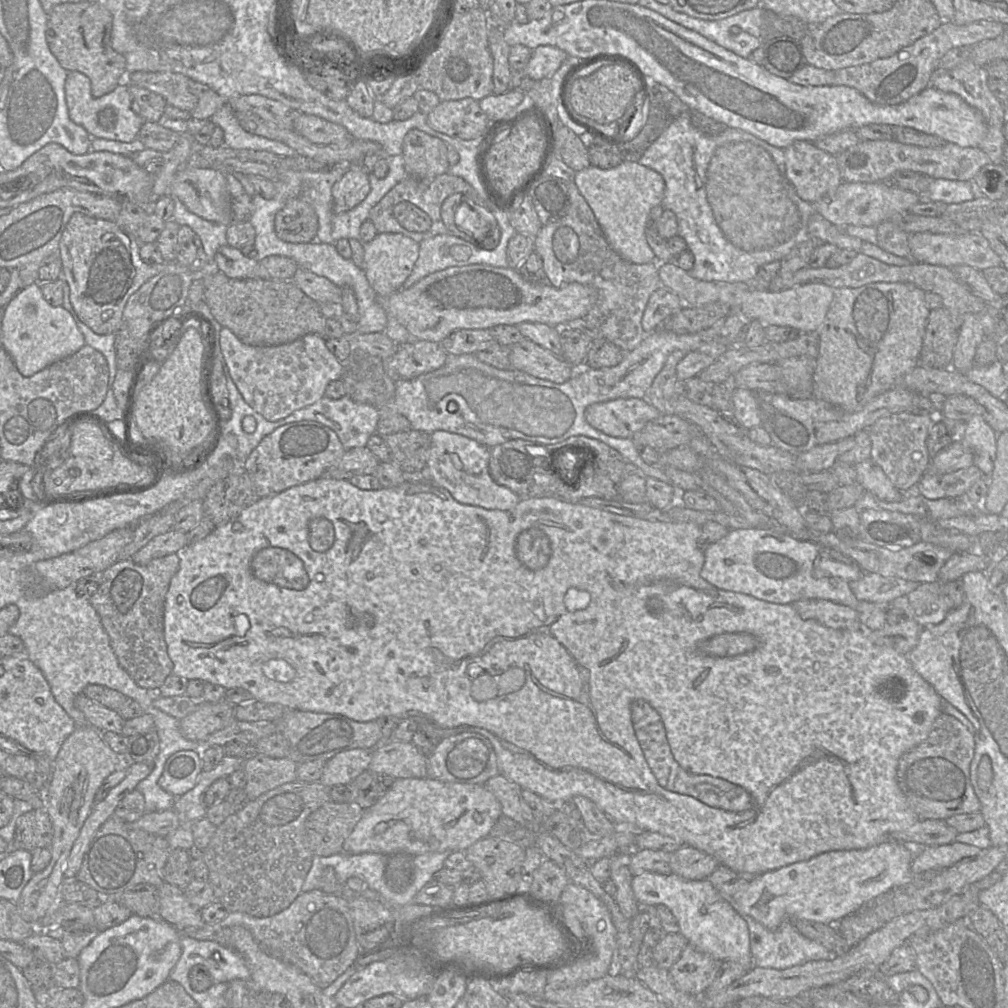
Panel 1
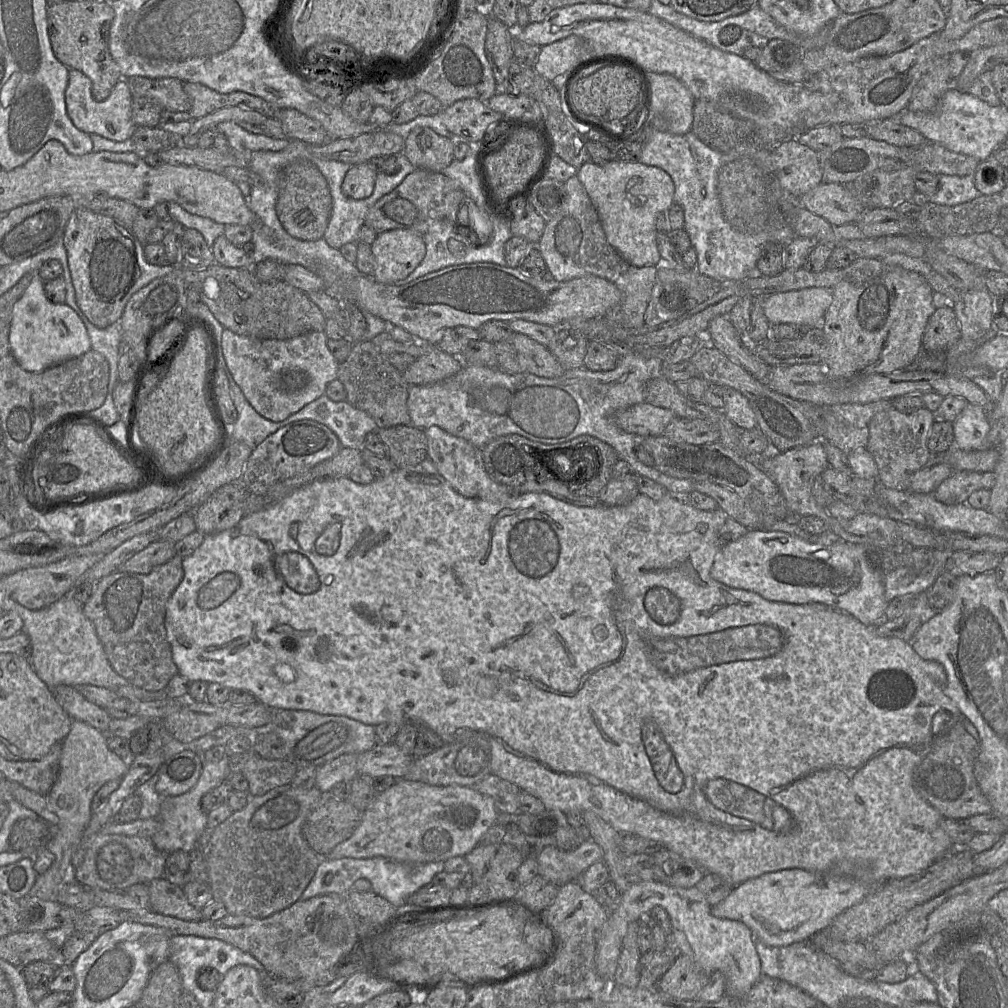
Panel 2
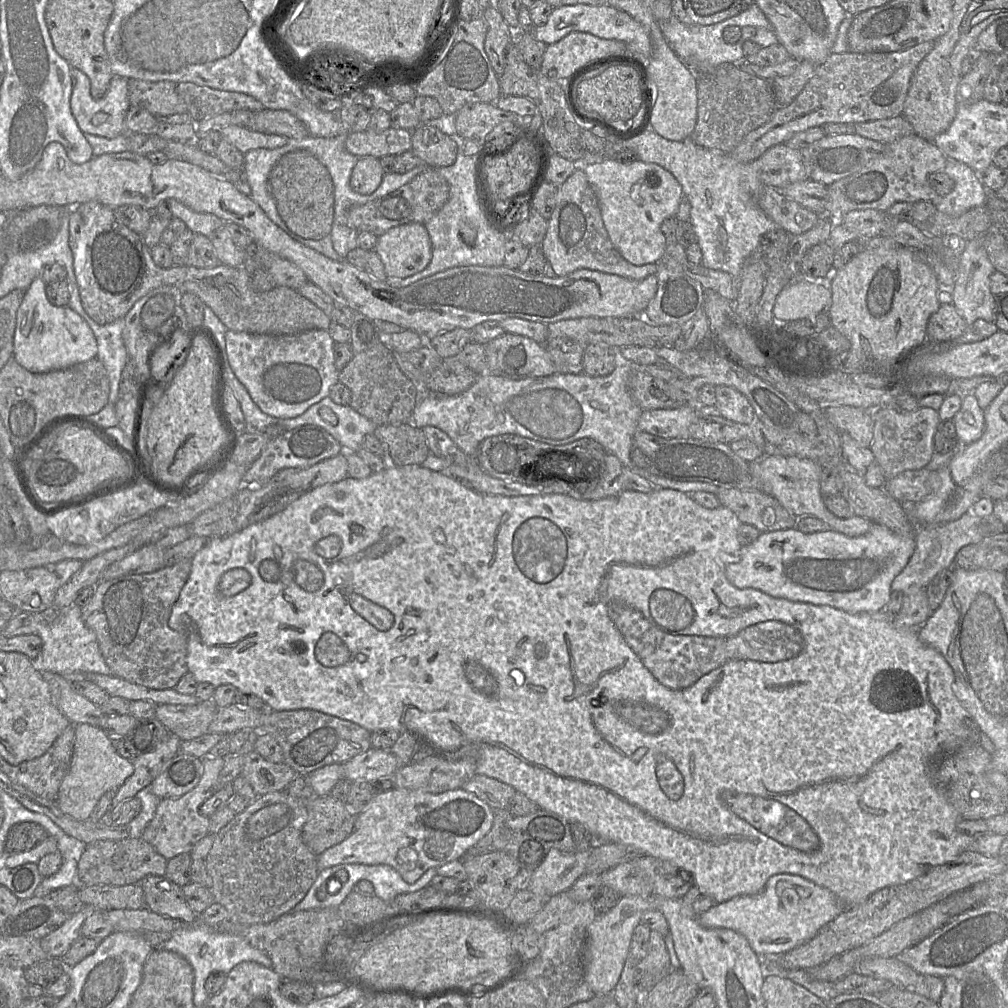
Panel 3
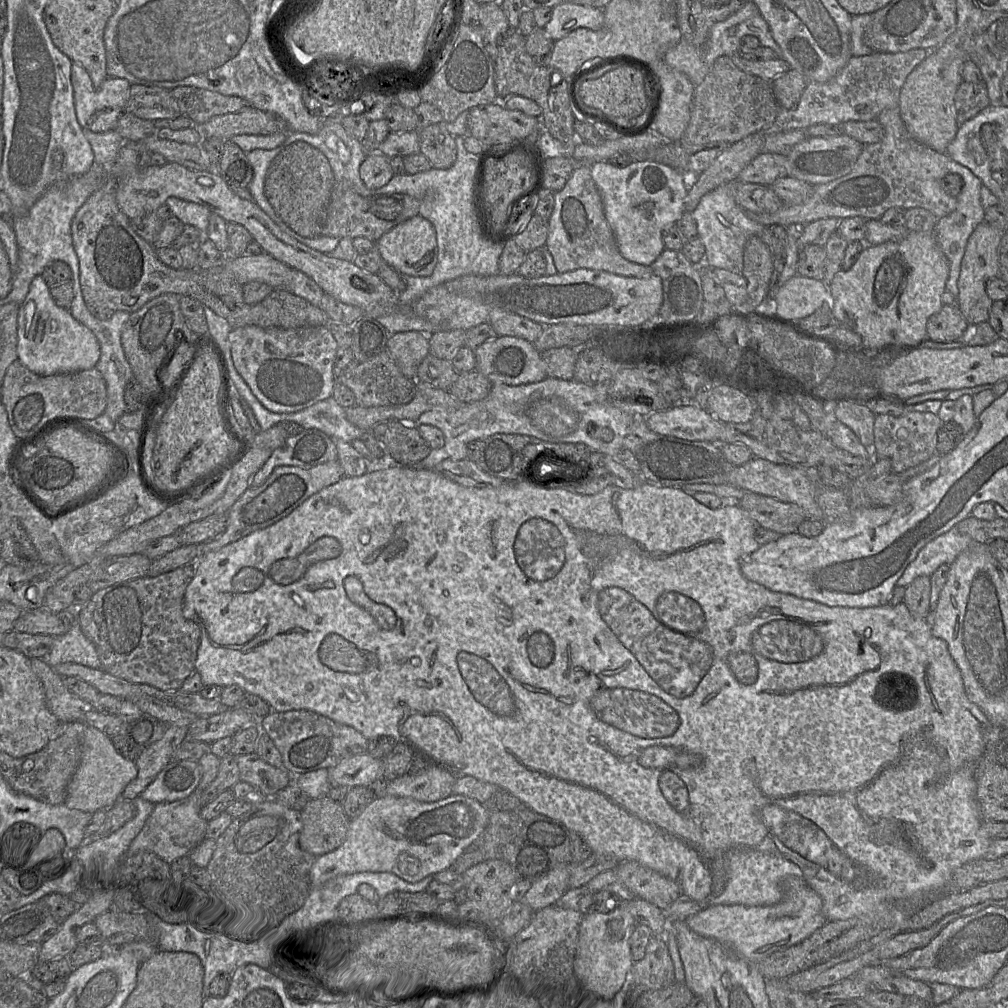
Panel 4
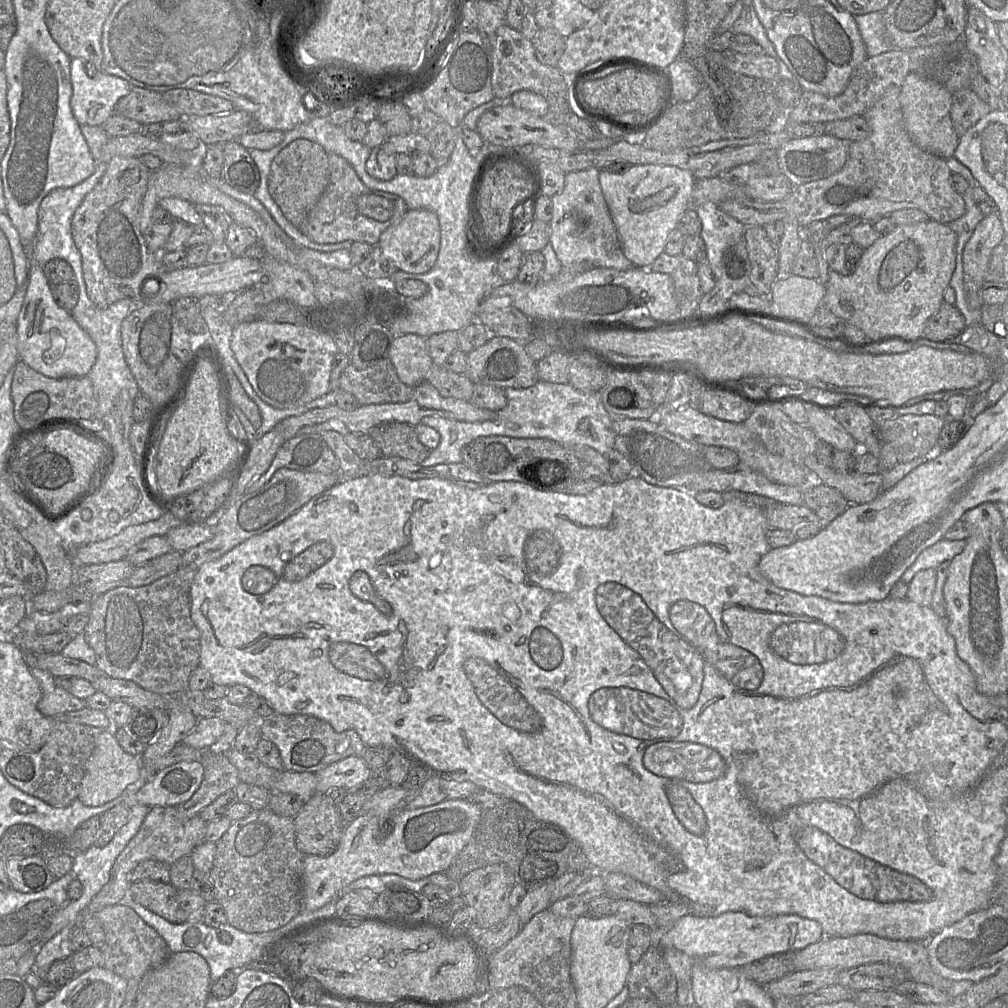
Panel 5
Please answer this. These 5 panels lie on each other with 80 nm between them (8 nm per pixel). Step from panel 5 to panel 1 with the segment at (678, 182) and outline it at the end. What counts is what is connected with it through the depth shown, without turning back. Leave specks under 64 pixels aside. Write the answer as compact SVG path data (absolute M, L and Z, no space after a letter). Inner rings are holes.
M623 161L611 169L590 165L576 172L574 182L592 209L610 247L623 259L634 264L658 262L646 240L650 211L661 205L665 182L661 174L639 162Z

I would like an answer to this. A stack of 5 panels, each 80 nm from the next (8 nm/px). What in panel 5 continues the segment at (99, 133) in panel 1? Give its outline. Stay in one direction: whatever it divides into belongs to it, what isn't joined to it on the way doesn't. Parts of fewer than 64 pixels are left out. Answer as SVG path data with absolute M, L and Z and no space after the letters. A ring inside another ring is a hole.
M72 58L70 62L70 74L72 84L72 96L70 106L74 118L81 125L102 126L104 122L115 112L118 101L128 95L132 90L132 84L128 81L100 71L94 77L90 77L82 60Z

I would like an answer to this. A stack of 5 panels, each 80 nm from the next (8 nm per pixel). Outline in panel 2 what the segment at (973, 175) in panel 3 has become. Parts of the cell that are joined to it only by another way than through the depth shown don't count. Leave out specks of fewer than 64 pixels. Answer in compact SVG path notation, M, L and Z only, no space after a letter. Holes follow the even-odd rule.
M937 175L939 177L939 188L931 196L924 199L931 203L955 206L969 202L981 194L975 187L973 175Z

